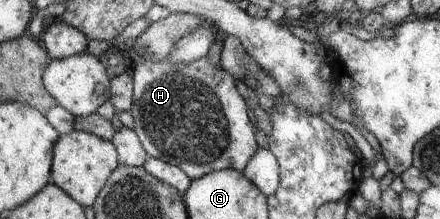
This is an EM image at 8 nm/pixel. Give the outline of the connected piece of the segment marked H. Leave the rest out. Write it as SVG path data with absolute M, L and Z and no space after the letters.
M207 56L191 63L134 59L130 73L134 81L133 131L148 156L181 168L192 181L218 170L245 170L259 147L247 105L226 69L213 65Z

